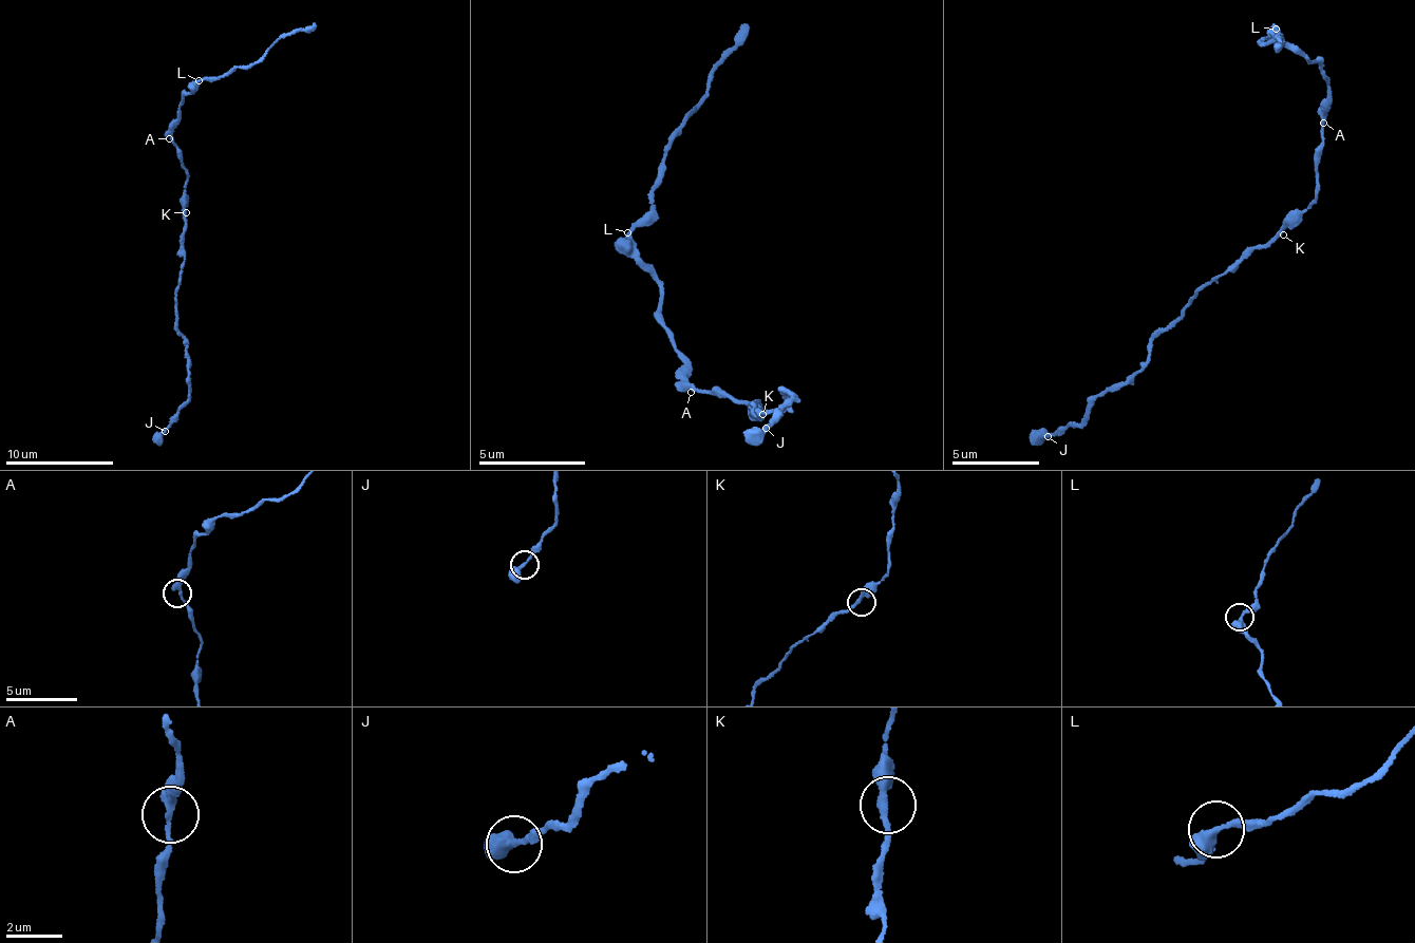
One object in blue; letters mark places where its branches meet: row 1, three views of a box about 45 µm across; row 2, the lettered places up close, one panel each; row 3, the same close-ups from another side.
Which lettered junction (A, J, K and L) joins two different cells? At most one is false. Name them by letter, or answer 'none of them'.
none of them

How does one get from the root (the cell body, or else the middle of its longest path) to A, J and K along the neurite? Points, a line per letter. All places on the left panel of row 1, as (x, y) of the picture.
A: (188, 174), (181, 161), (181, 151), (169, 138)
J: (188, 174), (185, 257), (175, 303), (176, 332), (191, 361), (190, 383), (187, 401), (165, 431)
K: (188, 174), (186, 212)

